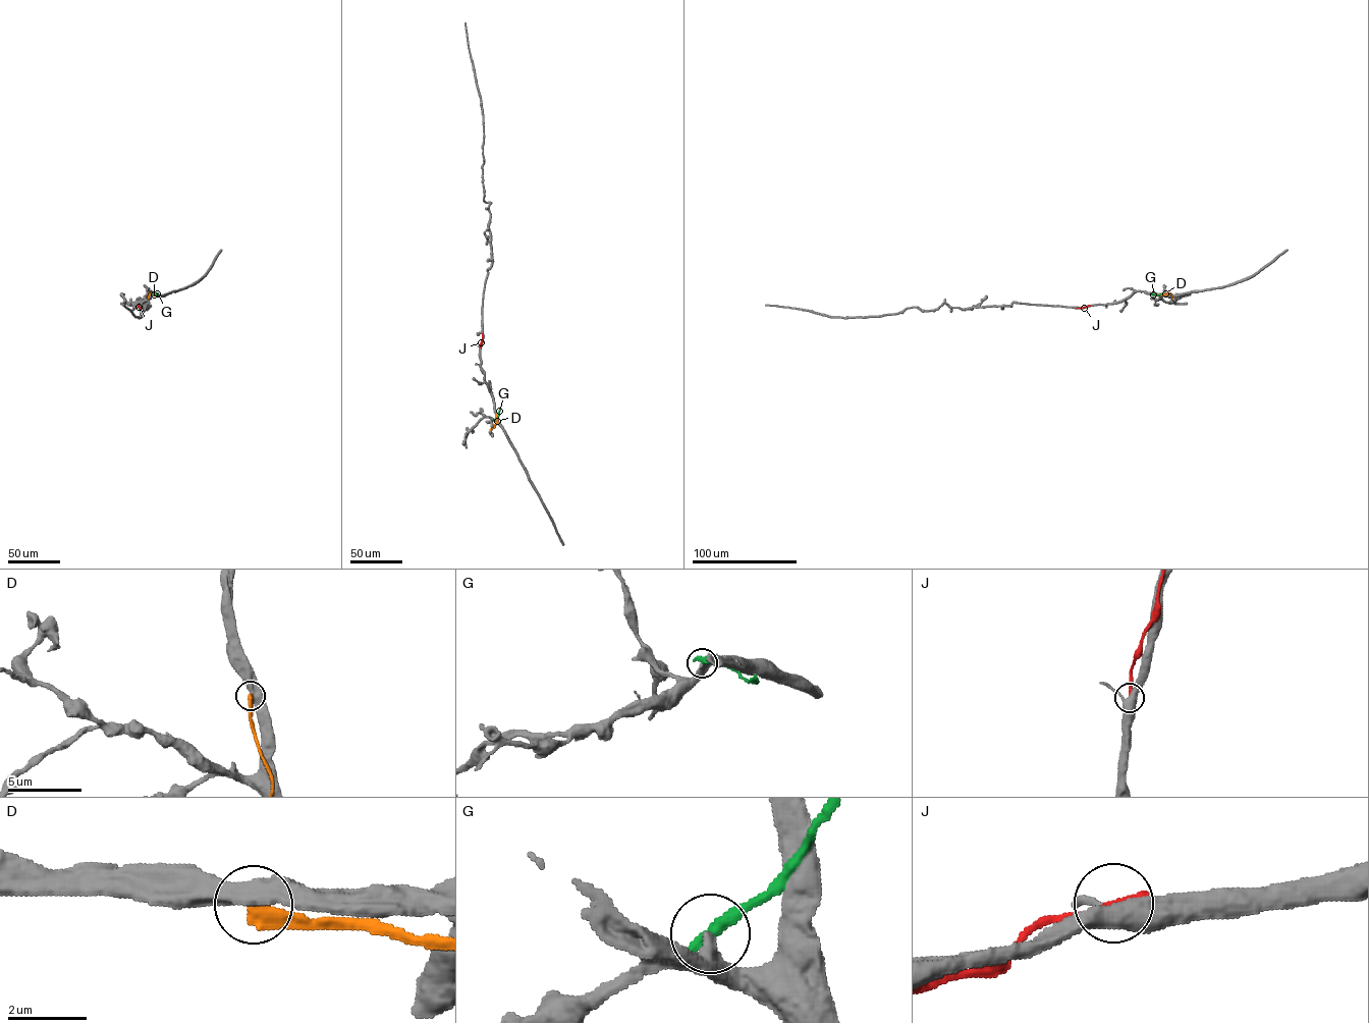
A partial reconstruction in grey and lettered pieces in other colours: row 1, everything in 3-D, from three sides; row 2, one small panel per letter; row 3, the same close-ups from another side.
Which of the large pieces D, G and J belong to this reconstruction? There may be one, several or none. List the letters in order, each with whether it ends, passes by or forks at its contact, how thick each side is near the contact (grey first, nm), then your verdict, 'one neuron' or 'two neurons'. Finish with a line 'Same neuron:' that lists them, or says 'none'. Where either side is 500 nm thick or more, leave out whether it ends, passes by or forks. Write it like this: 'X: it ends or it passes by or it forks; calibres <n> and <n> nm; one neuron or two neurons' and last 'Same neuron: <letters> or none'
D: calibres 550 and 420 nm; two neurons
G: it ends; calibres 320 and 440 nm; two neurons
J: it ends; calibres 460 and 260 nm; two neurons
Same neuron: none

